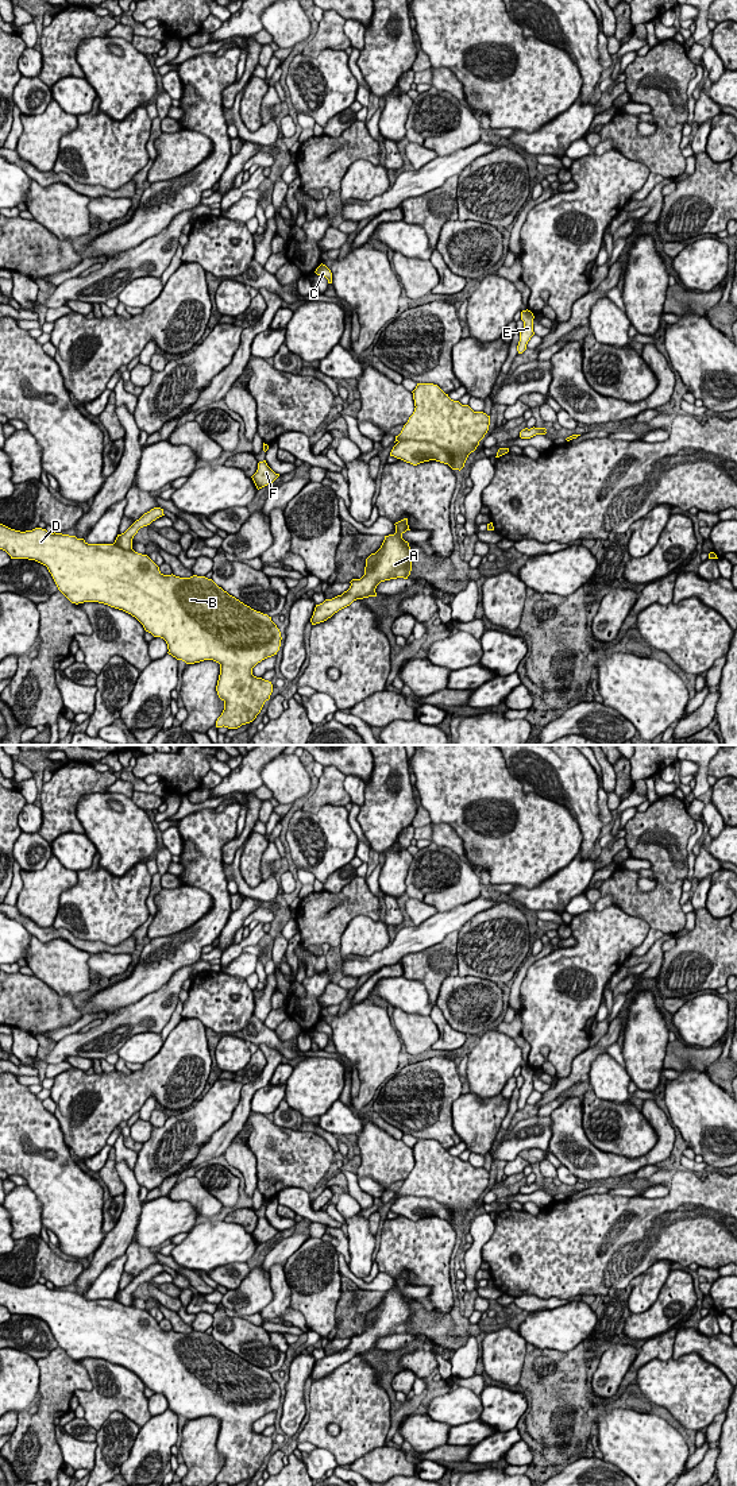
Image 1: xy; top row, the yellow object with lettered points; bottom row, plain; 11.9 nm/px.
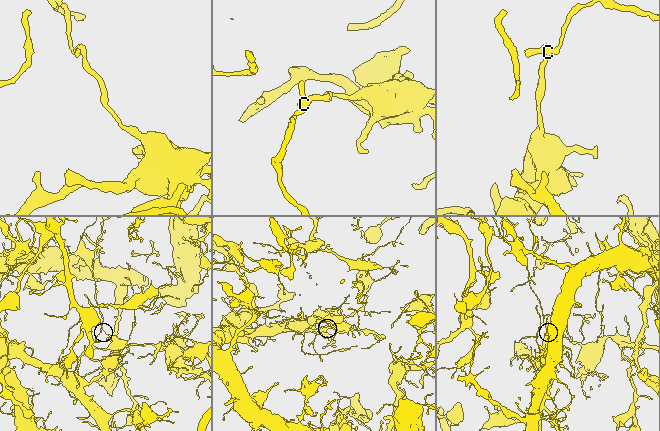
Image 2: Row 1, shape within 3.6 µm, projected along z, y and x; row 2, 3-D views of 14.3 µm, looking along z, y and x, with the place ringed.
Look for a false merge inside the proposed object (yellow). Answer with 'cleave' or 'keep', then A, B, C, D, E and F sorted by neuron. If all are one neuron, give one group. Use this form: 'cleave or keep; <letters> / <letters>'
keep; A B C D E F

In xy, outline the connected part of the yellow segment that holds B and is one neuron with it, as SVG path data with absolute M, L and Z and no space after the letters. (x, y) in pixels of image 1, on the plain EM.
M154 1263L136 1275L124 1289L117 1290L113 1300L88 1300L84 1294L62 1289L49 1289L46 1285L15 1286L0 1279L0 1305L11 1315L35 1316L47 1323L58 1346L72 1358L99 1358L123 1366L135 1373L146 1387L166 1397L169 1410L186 1420L213 1416L220 1420L220 1431L216 1441L219 1454L224 1458L224 1466L216 1477L216 1483L238 1485L252 1478L270 1455L273 1440L269 1436L252 1431L252 1424L262 1416L277 1410L281 1402L281 1387L271 1373L251 1365L235 1352L219 1343L212 1335L193 1331L180 1333L163 1331L159 1323L147 1312L132 1305L132 1294L138 1286L165 1271L163 1265Z

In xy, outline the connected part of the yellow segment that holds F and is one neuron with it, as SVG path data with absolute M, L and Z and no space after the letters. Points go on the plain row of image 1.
M266 1216L258 1219L256 1228L251 1232L256 1244L262 1244L270 1239L273 1239L279 1230L275 1230L266 1219Z

